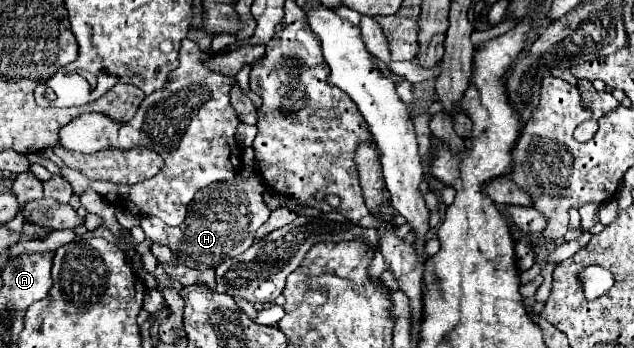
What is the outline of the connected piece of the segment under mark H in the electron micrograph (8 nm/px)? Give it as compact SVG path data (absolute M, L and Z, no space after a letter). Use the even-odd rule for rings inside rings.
M237 173L235 179L207 185L195 193L187 217L179 227L169 227L157 217L141 217L141 229L151 243L167 245L179 263L193 269L215 269L225 259L237 257L239 251L245 251L255 241L257 229L271 213L263 203L265 183L259 179L257 173L251 177Z

